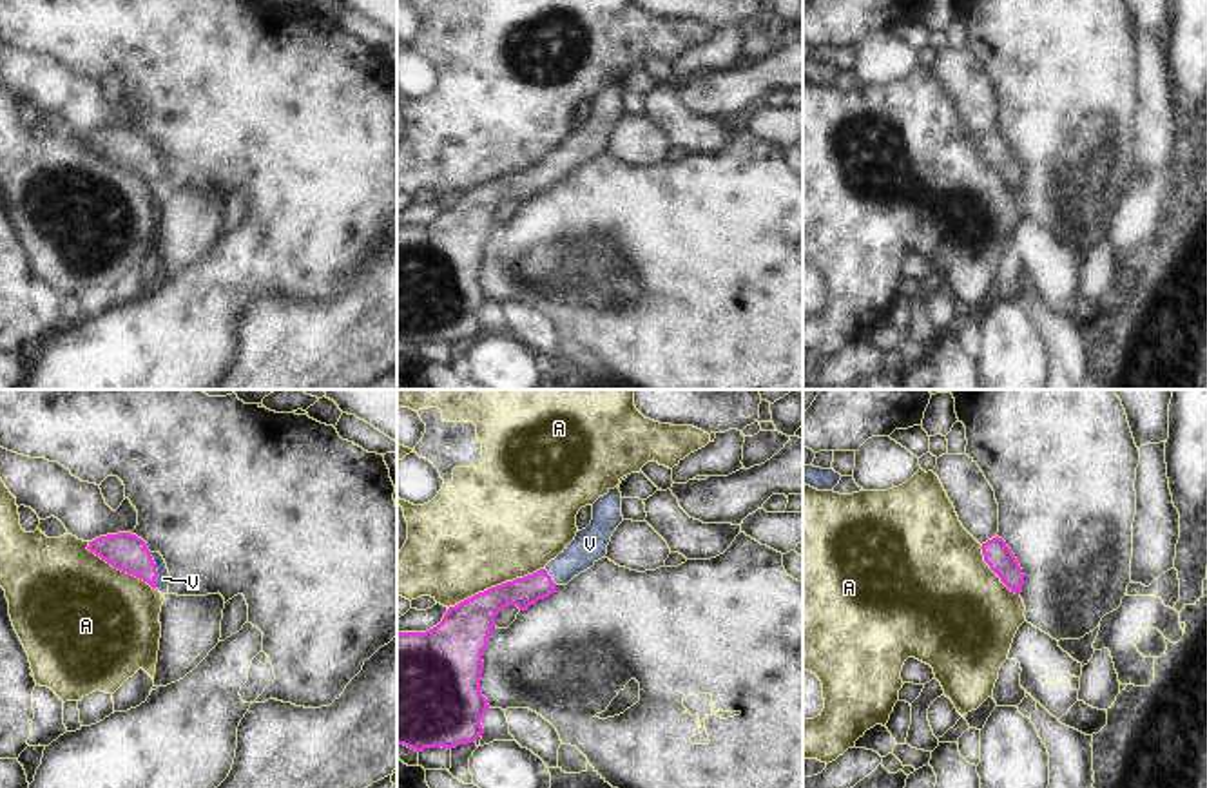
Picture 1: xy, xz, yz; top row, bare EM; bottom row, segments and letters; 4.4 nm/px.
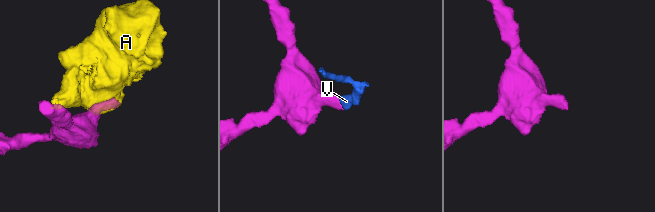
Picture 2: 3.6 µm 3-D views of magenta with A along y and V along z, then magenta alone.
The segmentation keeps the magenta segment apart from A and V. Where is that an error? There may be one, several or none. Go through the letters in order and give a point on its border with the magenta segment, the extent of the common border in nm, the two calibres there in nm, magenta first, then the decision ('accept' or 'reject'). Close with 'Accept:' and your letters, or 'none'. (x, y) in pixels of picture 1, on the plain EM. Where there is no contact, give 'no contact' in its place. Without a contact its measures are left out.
A: xz (497, 180) | 480 nm | 220/500 nm | reject
V: xy (156, 165) | 170 nm | 170/60 nm | accept
Accept: V

